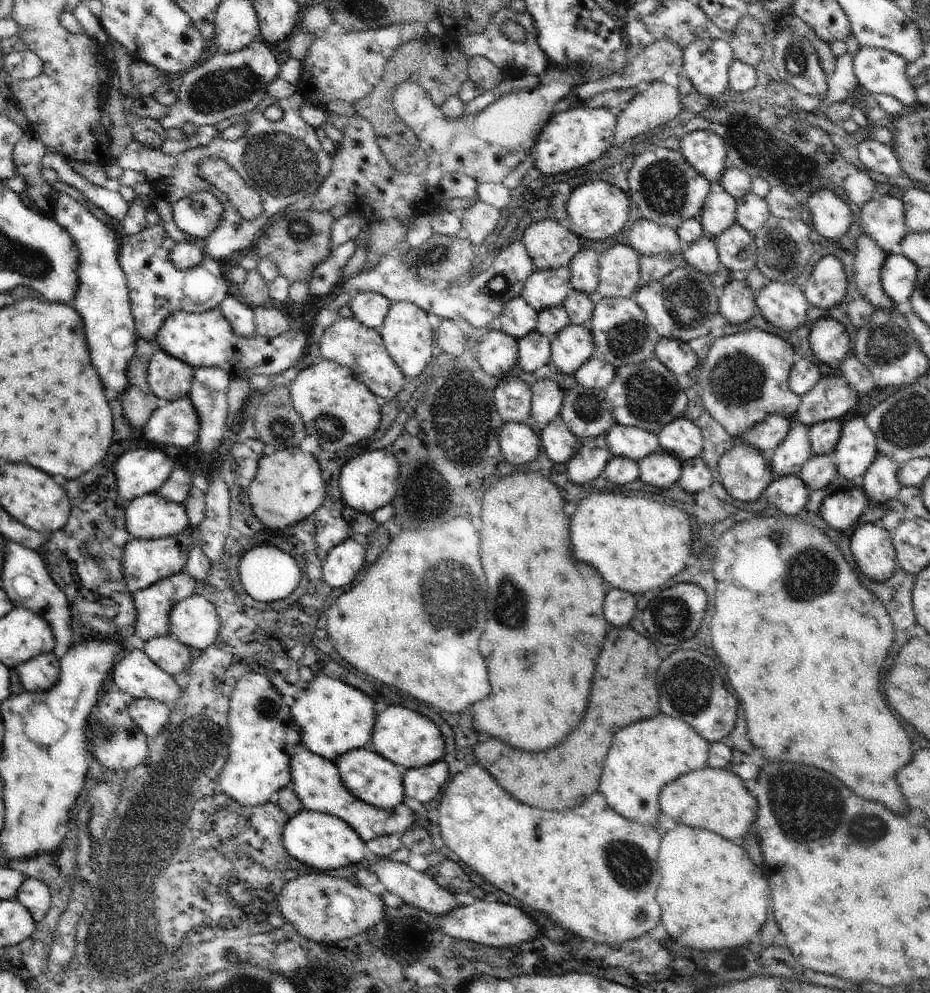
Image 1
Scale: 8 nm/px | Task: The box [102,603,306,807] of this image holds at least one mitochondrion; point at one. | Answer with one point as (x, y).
(267, 708)

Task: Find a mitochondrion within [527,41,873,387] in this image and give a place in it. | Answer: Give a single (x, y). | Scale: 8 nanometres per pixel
(662, 185)

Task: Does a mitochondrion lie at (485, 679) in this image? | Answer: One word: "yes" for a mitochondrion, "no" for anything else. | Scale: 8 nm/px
no

